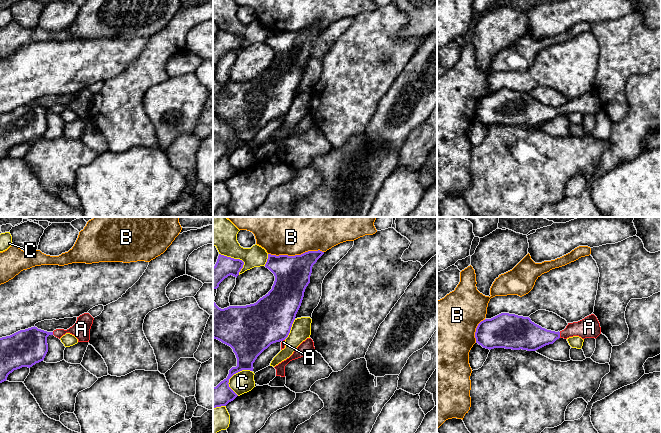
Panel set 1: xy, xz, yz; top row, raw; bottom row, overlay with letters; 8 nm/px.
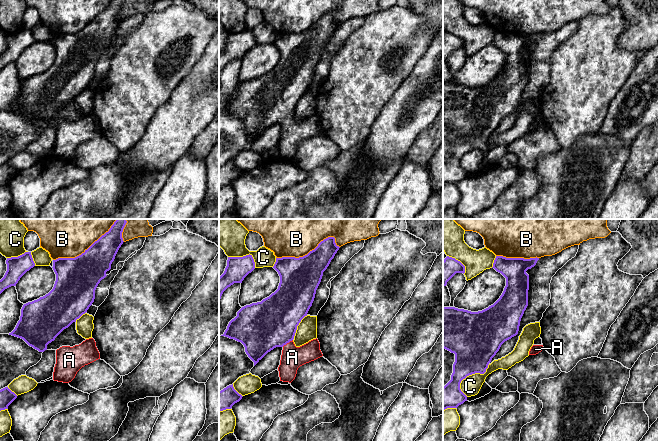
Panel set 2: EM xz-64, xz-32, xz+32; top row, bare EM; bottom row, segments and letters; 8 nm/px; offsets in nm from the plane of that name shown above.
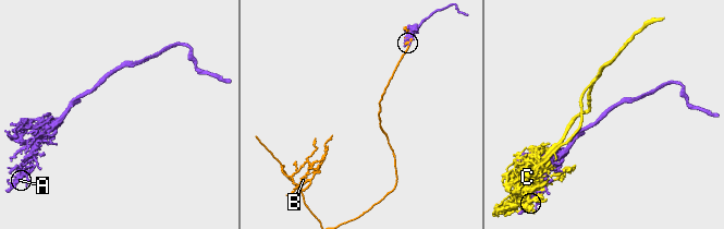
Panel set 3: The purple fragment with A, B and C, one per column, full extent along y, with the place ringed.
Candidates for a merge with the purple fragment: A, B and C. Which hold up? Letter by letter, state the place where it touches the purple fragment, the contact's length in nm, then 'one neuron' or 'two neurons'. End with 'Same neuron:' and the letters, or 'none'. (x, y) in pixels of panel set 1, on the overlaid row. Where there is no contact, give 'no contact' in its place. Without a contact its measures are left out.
A: yz (559, 335) | 50 nm | one neuron
B: xz (295, 255) | 440 nm | two neurons
C: xz (232, 375) | 240 nm | two neurons
Same neuron: A

